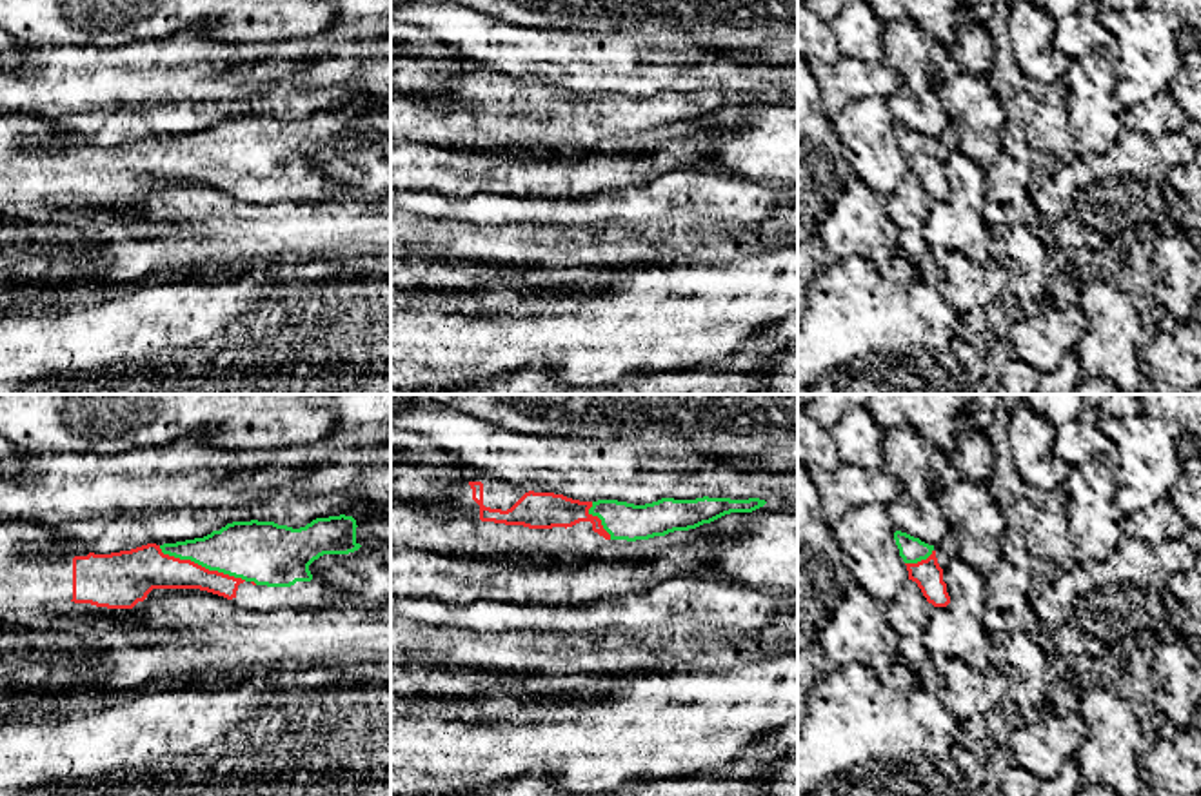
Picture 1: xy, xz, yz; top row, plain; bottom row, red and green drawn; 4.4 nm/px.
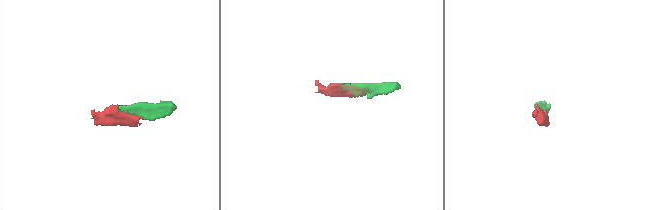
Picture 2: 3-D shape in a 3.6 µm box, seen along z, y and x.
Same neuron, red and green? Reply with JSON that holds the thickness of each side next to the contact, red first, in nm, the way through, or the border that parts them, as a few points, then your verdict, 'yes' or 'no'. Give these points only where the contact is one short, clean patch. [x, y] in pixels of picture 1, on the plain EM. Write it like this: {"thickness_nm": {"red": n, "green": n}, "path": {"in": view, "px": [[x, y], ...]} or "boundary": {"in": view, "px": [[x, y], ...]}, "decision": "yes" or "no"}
{"thickness_nm": {"red": 200, "green": 280}, "decision": "yes"}

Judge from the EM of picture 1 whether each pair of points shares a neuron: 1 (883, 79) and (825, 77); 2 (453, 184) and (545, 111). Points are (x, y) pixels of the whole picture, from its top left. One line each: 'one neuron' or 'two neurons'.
1: one neuron
2: two neurons

